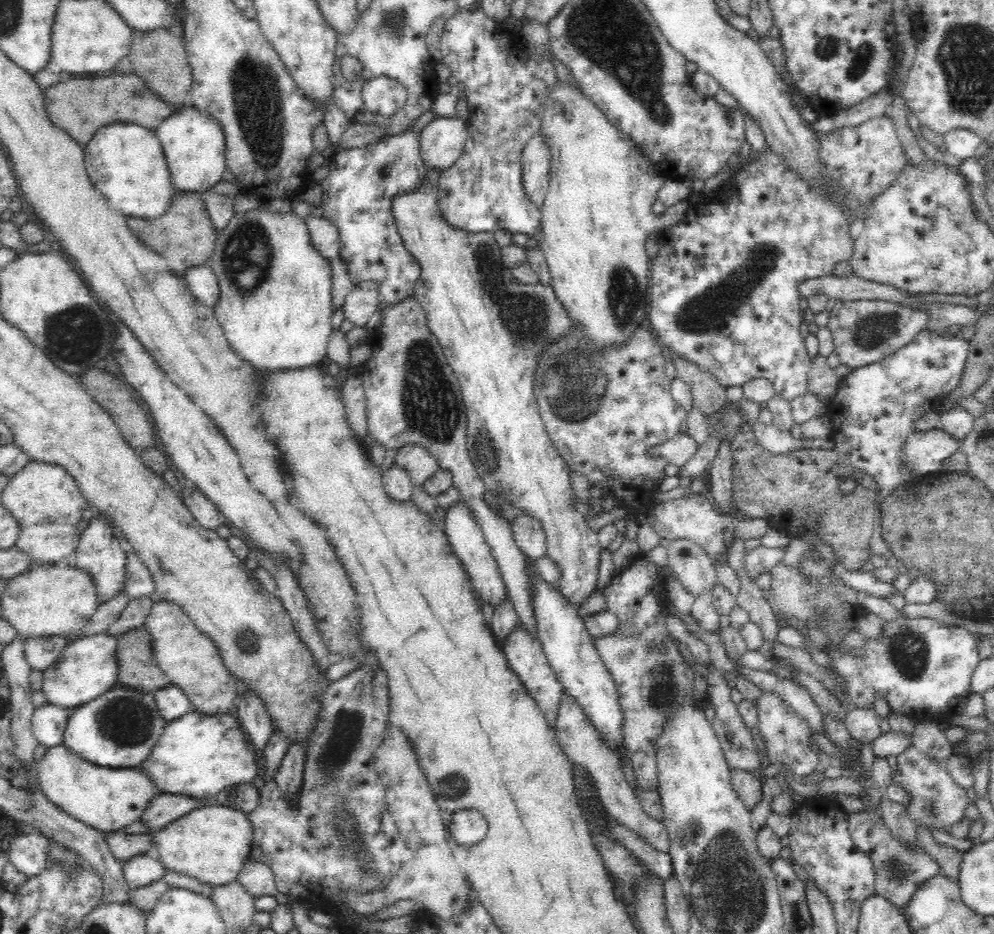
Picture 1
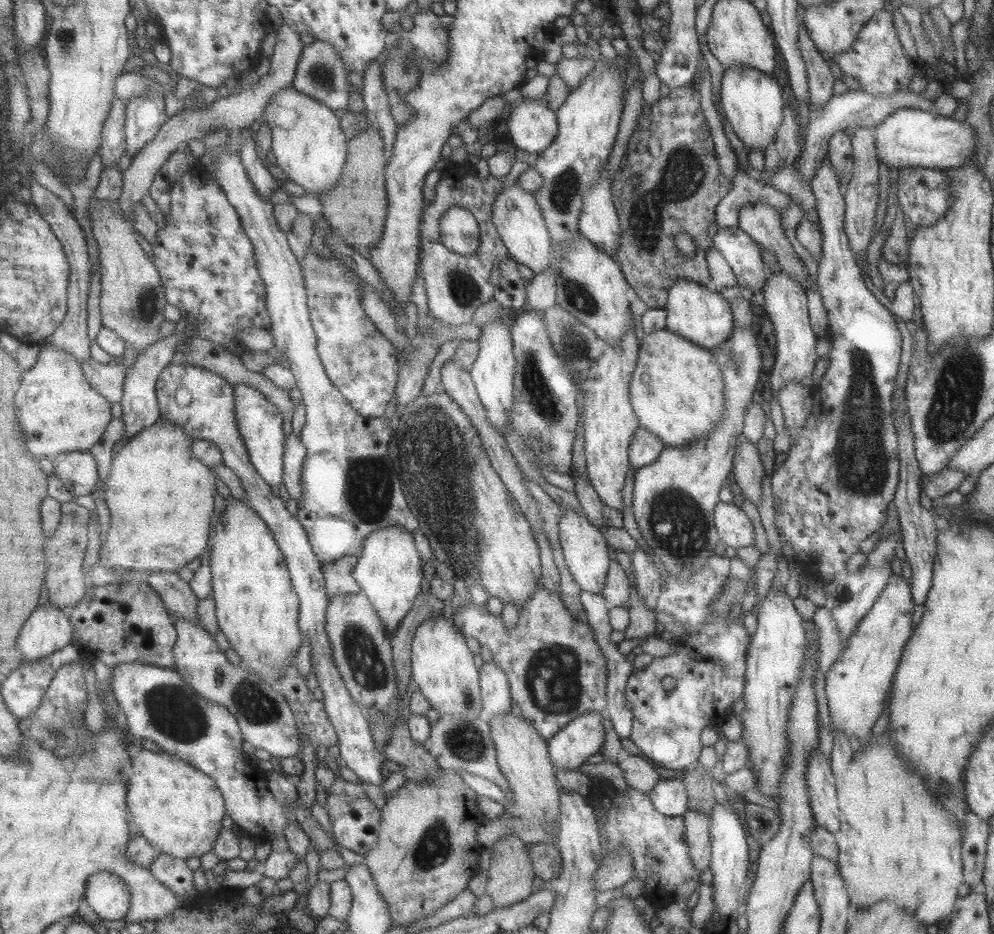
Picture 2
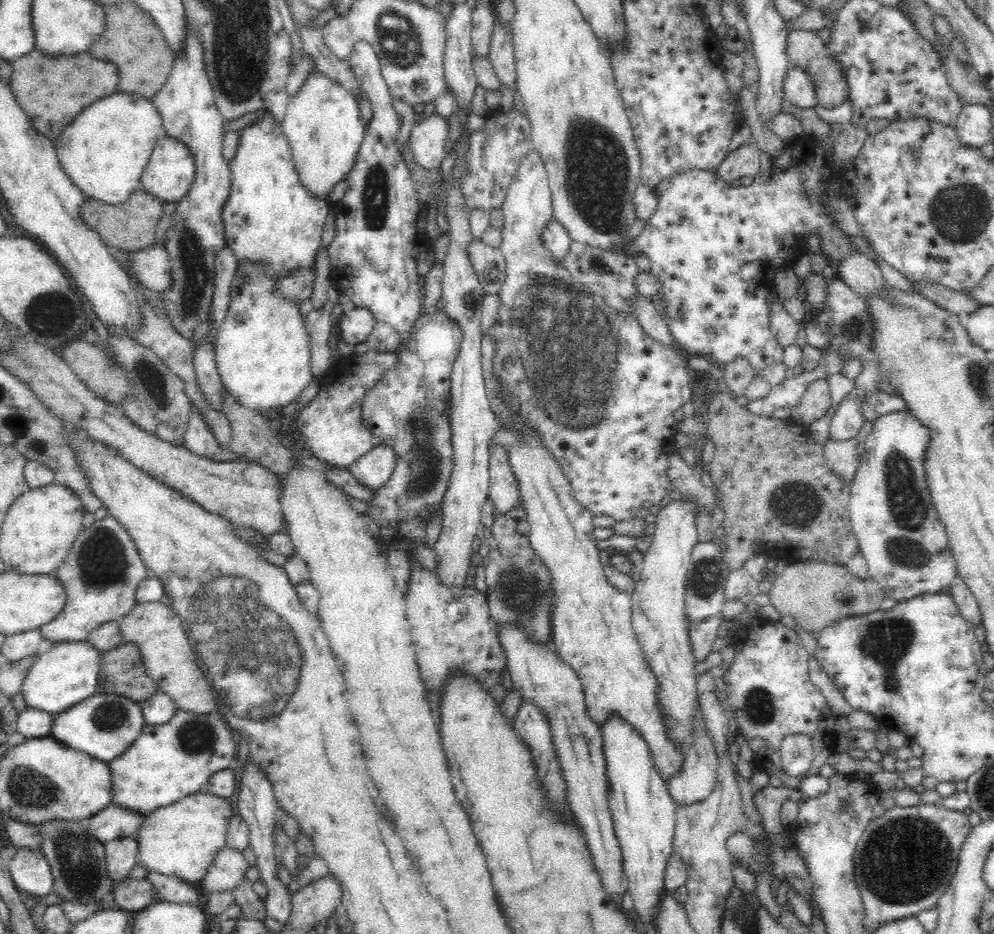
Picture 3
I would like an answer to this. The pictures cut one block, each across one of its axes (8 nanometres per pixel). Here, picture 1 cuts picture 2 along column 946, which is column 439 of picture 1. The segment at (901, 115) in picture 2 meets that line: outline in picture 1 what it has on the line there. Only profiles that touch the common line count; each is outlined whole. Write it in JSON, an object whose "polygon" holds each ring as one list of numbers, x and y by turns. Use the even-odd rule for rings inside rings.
{"polygon":[[436,116,420,131,420,152,426,165,450,168,462,156,468,138,467,120]]}

